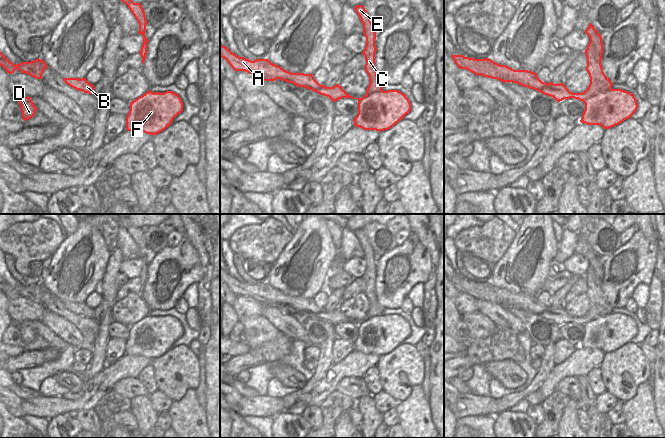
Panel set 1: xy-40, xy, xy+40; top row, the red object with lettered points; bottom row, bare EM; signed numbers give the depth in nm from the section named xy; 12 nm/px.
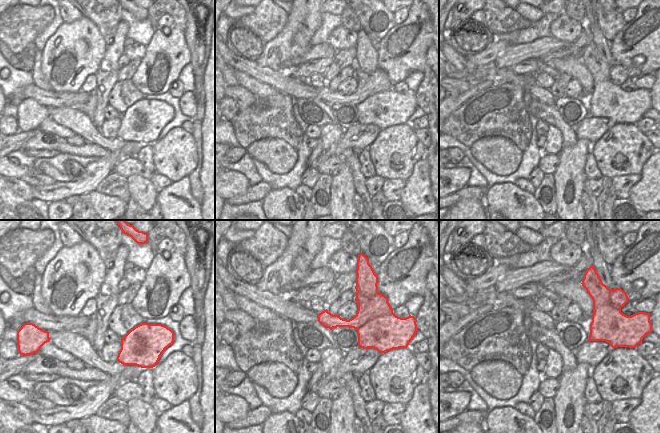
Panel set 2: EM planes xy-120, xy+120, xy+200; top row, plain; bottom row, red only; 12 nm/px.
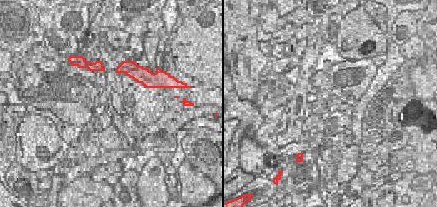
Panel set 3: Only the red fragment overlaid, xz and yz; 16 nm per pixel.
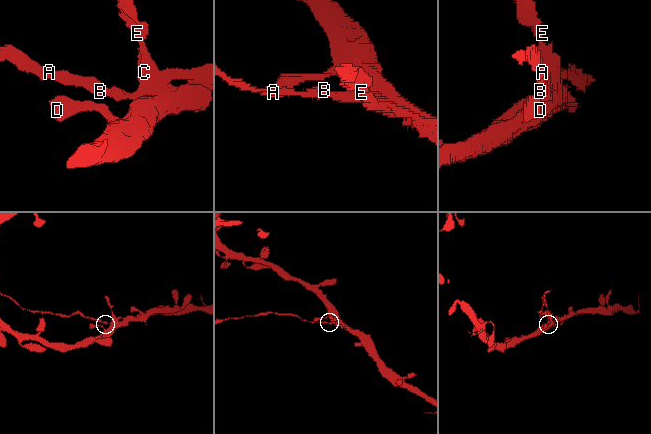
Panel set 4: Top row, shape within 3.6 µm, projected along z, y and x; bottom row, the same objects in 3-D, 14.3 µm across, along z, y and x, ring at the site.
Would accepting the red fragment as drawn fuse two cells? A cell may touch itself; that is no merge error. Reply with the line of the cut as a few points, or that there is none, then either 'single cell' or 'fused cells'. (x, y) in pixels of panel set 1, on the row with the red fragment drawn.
cut xy+40 (547, 84), (537, 90); fused cells

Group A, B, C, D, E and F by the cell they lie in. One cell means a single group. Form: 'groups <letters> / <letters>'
groups A B / C D E F

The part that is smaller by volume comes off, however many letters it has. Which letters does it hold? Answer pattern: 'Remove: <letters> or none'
Remove: A, B

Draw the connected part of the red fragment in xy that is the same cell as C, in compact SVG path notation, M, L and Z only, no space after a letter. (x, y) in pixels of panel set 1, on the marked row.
M363 5L354 8L363 24L366 46L362 54L365 56L365 71L369 76L369 86L362 98L354 98L346 93L339 84L333 87L325 85L317 87L317 93L329 97L333 102L342 98L358 100L358 114L353 119L354 126L364 130L384 131L393 127L411 110L411 103L405 94L398 90L383 91L385 85L377 76L375 69L376 31Z

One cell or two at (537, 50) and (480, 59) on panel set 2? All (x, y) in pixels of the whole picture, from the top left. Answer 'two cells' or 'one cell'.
two cells

